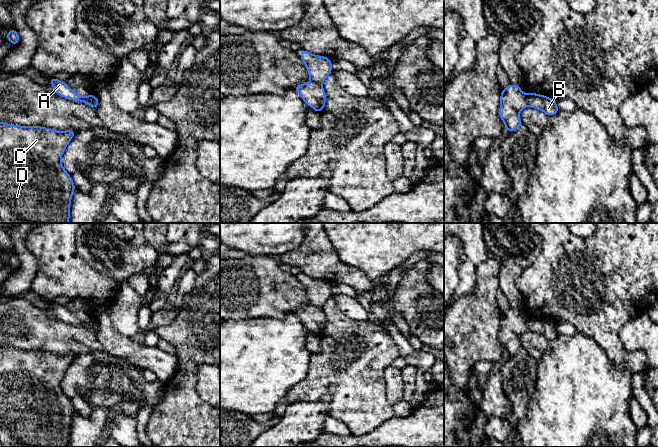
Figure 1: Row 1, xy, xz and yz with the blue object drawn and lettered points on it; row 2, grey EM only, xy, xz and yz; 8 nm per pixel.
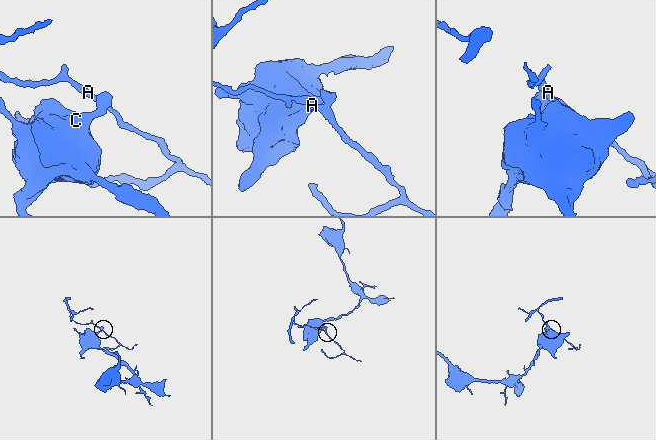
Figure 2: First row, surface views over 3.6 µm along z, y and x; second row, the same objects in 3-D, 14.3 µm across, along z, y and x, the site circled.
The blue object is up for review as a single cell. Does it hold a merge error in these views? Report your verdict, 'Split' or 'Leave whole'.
Split

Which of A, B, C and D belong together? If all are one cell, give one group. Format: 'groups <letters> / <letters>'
groups A B / C D

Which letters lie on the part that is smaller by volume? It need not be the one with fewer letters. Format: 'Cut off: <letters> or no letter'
Cut off: A, B

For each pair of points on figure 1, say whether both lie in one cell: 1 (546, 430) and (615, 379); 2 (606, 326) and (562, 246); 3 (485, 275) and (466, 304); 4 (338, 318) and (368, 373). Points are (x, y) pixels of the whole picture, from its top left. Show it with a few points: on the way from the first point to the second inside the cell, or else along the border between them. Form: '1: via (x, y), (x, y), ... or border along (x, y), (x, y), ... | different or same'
1: via (563, 425), (598, 390) | same
2: via (598, 306), (598, 295), (569, 266) | same
3: via (485, 283), (485, 288), (474, 299) | same
4: via (354, 330), (365, 336), (369, 345), (369, 357) | same

